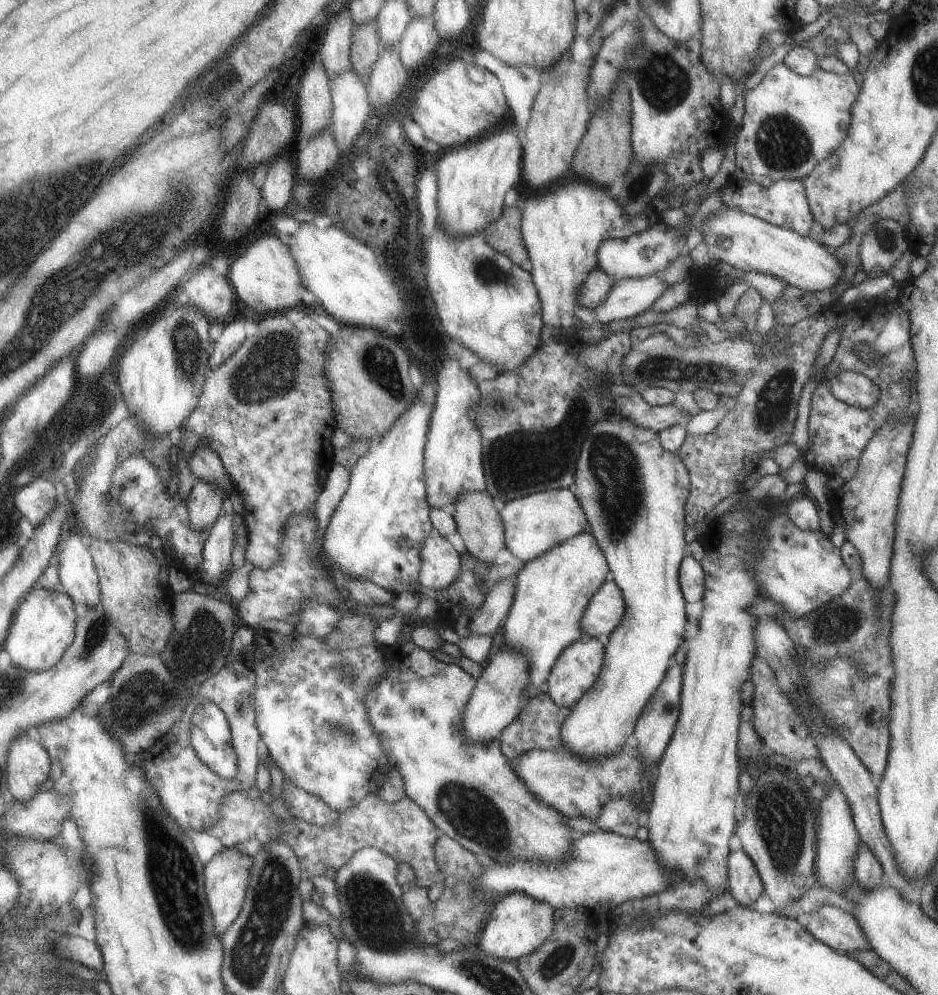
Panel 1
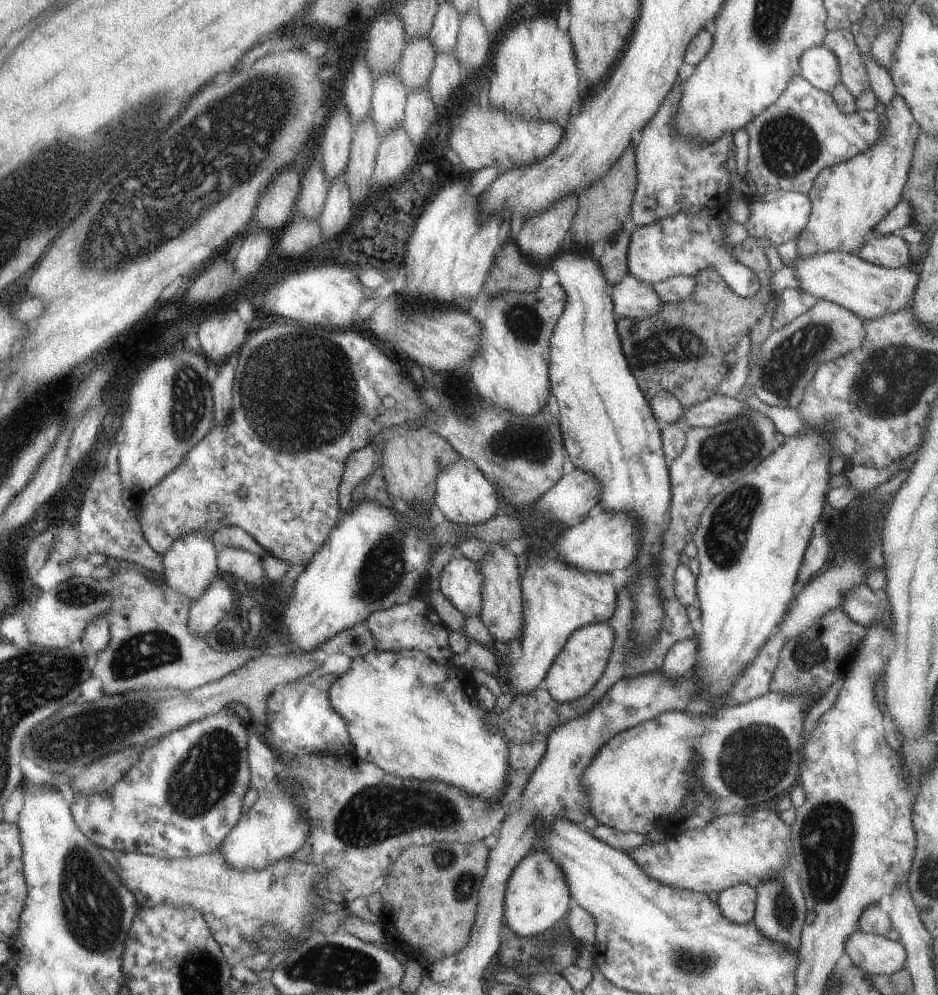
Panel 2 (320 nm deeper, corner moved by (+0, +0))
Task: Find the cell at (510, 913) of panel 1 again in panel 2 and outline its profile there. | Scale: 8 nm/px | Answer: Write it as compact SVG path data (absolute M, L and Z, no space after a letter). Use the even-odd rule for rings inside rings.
M532 848L507 879L503 923L517 936L532 937L547 932L557 922L564 920L570 907L570 894L563 871L543 849Z

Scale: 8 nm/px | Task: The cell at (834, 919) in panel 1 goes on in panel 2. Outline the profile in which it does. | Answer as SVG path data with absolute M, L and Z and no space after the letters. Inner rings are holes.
M856 930L844 944L844 960L865 974L890 975L904 967L906 954L897 941Z

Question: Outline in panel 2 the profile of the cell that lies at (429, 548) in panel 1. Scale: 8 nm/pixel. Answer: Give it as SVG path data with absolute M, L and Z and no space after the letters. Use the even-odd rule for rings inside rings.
M455 554L437 578L438 590L464 617L477 617L481 604L482 580L477 564Z

